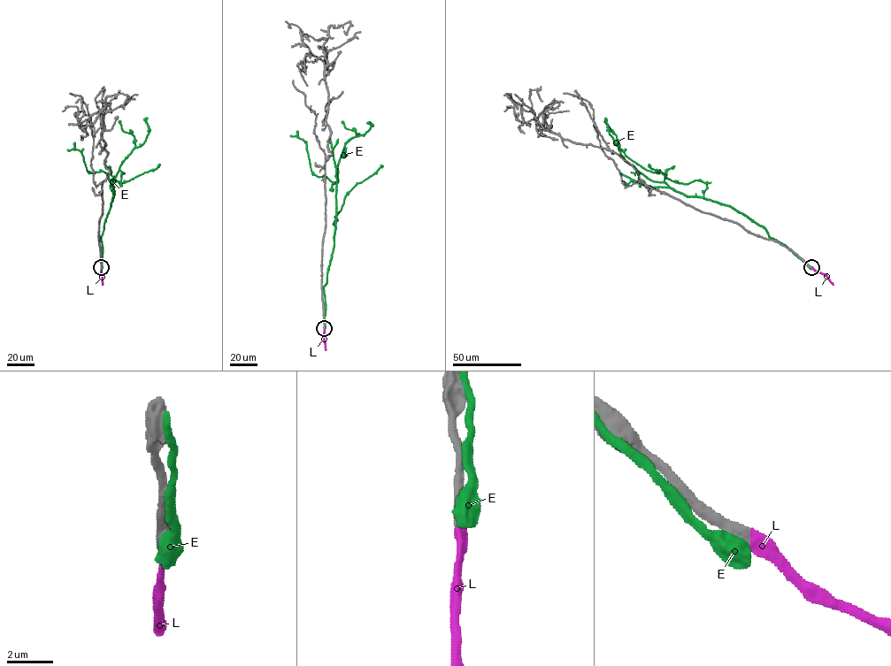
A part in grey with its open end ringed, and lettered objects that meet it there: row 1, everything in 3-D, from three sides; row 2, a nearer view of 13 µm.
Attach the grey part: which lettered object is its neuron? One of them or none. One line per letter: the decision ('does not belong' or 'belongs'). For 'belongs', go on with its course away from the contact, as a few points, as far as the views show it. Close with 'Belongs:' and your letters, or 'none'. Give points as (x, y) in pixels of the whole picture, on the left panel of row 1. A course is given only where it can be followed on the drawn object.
E: does not belong
L: belongs; it runs (101, 267), (103, 284)
Belongs: L

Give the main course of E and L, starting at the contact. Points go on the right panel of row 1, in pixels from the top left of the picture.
E: (810, 267), (770, 236), (764, 228), (731, 207), (687, 196), (664, 182), (648, 179), (621, 155), (605, 118)
L: (811, 267), (823, 273), (833, 284)

